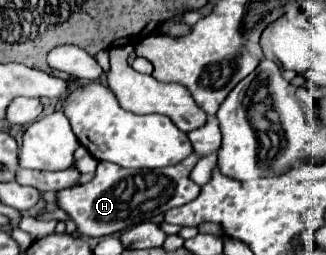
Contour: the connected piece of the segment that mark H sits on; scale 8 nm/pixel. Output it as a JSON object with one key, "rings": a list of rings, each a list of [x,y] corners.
{"rings":[[[192,152],[184,162],[158,170],[128,170],[112,162],[98,162],[96,174],[88,184],[58,192],[58,204],[76,222],[84,236],[100,238],[122,232],[146,220],[158,220],[166,210],[192,202],[200,194],[200,186],[190,180],[190,172],[200,156]]]}

